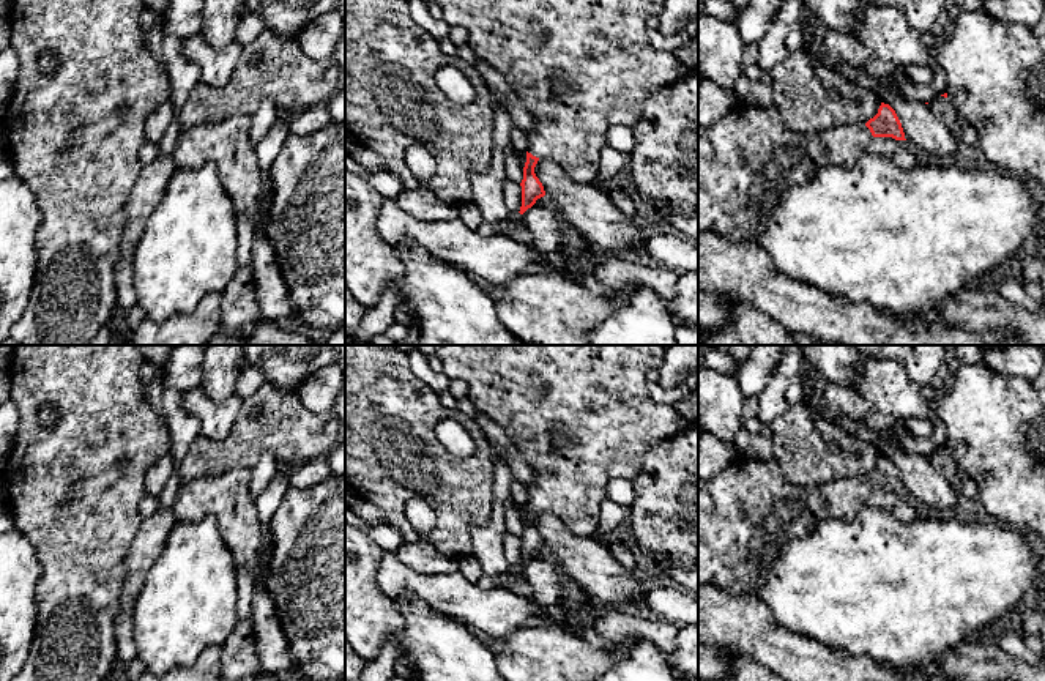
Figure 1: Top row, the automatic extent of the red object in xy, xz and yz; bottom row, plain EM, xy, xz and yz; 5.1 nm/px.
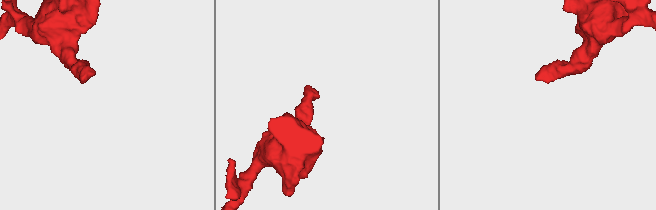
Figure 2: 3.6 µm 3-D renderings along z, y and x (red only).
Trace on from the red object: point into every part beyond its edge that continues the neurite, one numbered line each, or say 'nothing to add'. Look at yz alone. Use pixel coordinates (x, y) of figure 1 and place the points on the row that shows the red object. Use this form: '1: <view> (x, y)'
1: yz (747, 160)

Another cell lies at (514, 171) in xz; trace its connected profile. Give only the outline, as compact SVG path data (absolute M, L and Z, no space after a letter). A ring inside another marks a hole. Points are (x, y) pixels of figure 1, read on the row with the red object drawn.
M512 147L506 151L504 169L506 169L508 180L515 181L519 184L522 183L523 167L517 158L517 151Z

